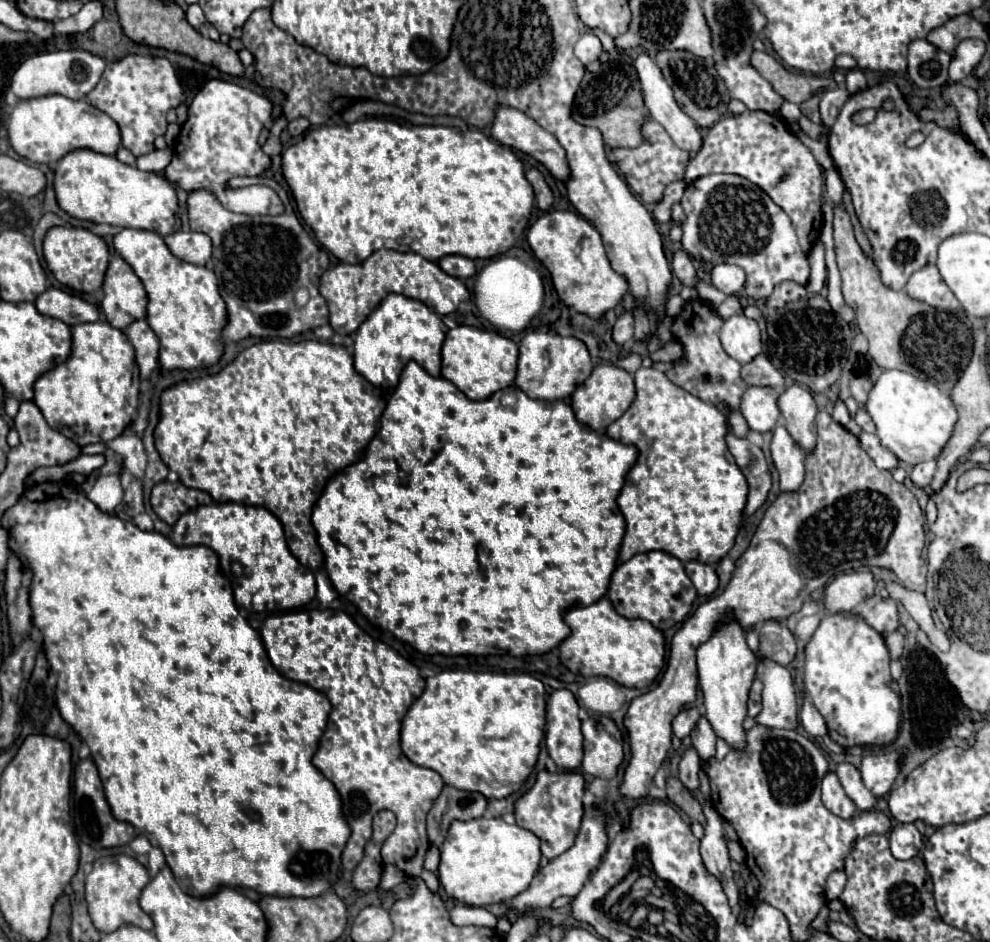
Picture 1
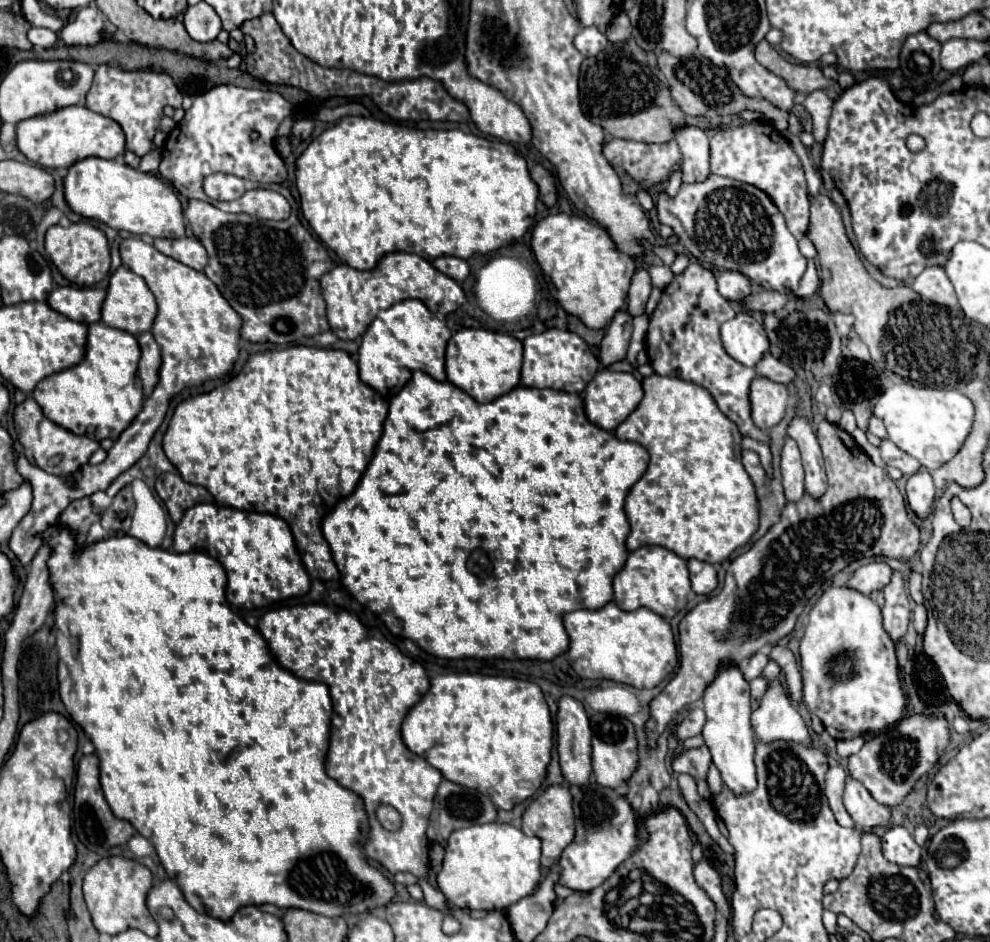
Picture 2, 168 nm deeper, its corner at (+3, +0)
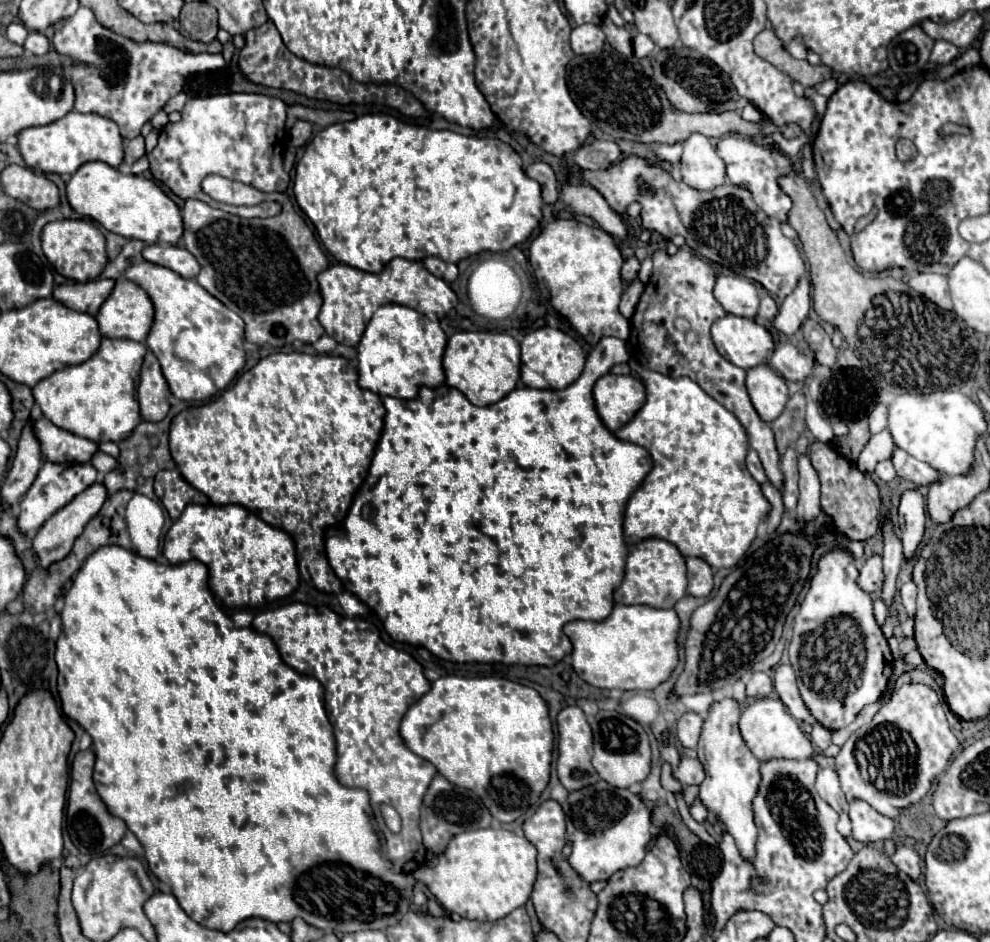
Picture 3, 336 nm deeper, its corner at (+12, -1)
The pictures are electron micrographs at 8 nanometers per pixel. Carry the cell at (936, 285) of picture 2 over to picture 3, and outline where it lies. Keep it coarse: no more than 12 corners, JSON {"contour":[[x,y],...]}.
{"contour":[[913,274],[909,284],[943,310],[953,308],[941,274]]}

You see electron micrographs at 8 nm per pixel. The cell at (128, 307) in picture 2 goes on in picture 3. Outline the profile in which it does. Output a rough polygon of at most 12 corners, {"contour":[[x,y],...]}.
{"contour":[[119,278],[97,314],[105,338],[145,342],[155,310]]}

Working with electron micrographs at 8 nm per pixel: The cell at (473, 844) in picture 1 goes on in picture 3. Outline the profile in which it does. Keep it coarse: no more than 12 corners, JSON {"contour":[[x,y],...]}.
{"contour":[[509,830],[461,832],[413,876],[467,920],[525,906],[535,846]]}

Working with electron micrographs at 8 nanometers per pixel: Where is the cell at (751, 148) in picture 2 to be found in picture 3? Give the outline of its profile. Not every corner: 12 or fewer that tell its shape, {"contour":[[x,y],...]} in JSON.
{"contour":[[723,136],[717,152],[735,186],[787,220],[791,198],[777,178],[791,162],[751,140]]}

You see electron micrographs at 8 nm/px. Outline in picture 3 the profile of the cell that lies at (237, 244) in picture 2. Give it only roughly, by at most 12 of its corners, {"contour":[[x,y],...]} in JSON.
{"contour":[[289,196],[245,220],[189,198],[197,282],[249,342],[325,332],[329,262]]}

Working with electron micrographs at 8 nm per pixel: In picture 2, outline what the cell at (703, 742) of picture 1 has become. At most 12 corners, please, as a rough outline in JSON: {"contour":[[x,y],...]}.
{"contour":[[706,745],[688,749],[672,761],[676,773],[706,779],[712,755]]}

